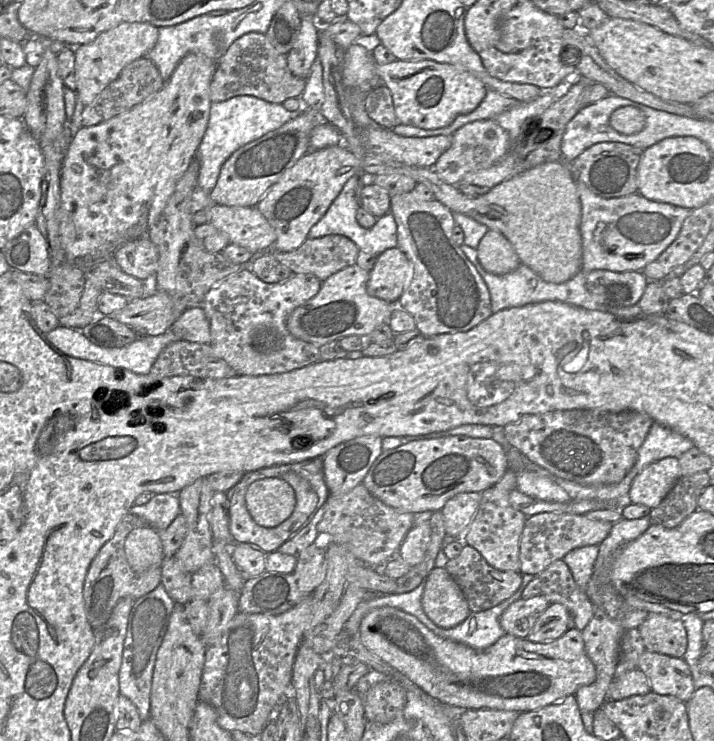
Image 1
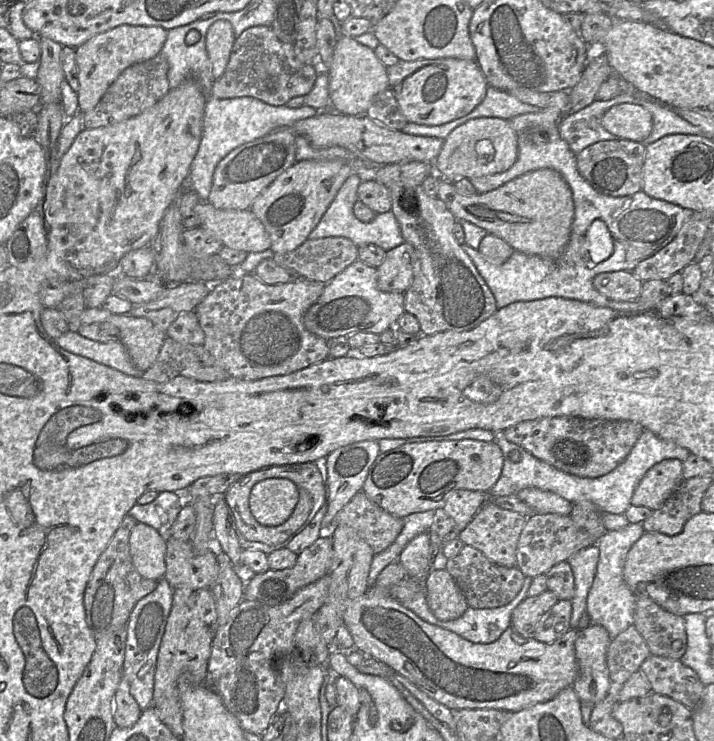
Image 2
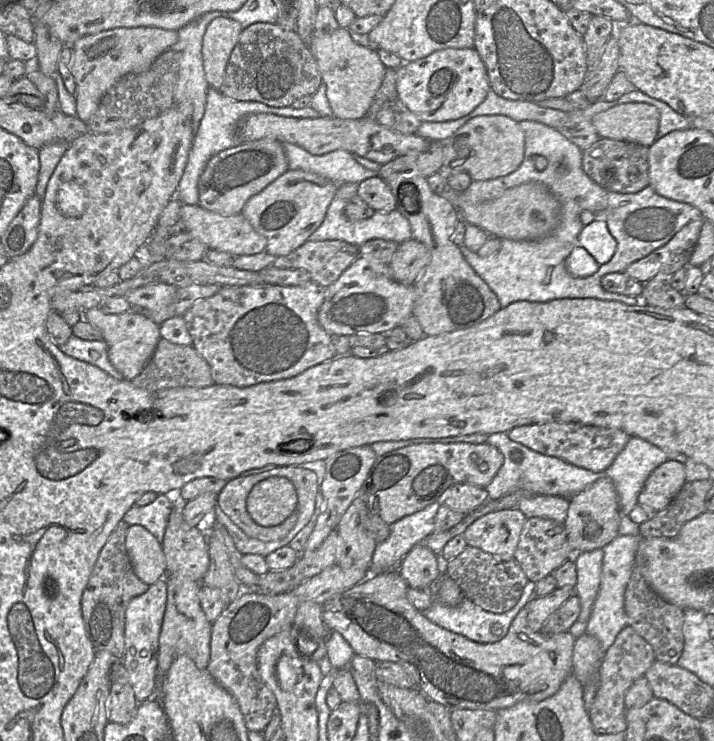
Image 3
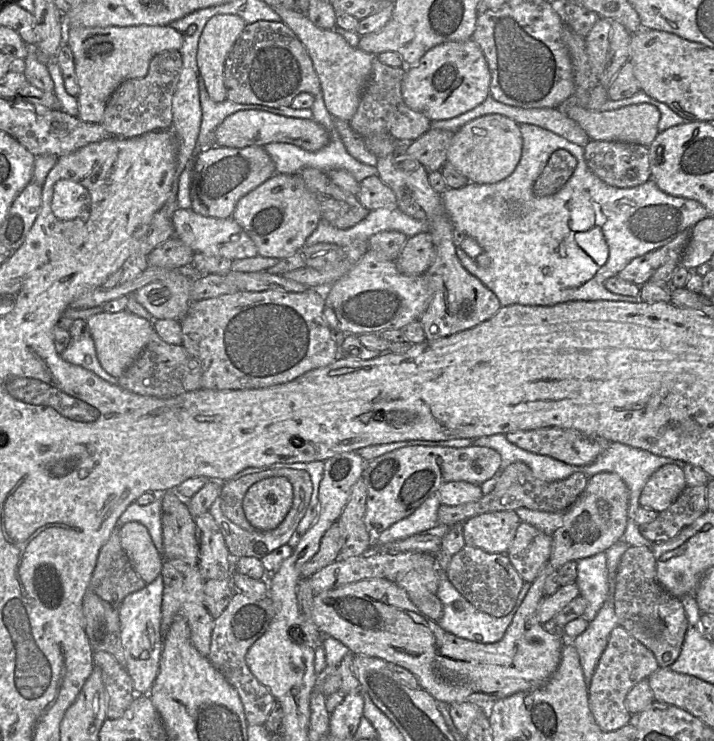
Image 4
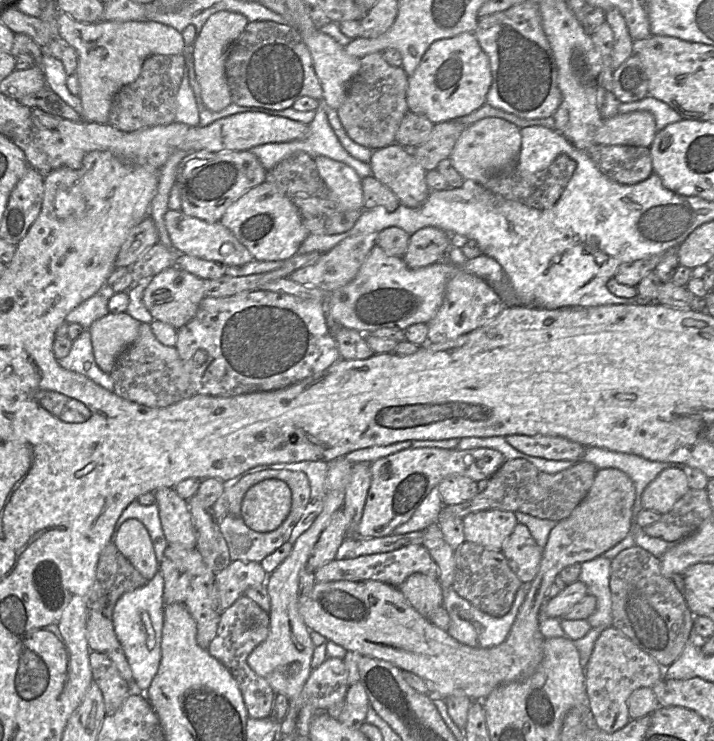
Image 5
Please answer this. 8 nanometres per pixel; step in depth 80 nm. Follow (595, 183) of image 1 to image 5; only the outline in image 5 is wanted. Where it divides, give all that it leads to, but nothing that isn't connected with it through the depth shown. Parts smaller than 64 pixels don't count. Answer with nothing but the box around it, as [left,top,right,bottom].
[588,144,653,184]

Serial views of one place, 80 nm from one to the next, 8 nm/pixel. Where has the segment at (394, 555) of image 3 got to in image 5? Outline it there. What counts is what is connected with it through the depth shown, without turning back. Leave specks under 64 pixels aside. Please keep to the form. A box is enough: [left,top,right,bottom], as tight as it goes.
[391,486,443,535]

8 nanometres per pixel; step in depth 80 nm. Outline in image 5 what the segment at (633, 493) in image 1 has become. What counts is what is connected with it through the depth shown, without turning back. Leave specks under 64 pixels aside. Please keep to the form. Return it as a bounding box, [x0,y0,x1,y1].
[641,469,689,515]

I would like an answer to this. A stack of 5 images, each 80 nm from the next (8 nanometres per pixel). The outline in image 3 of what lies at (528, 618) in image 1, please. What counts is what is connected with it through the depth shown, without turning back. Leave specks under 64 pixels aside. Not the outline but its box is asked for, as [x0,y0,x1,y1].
[524,587,574,632]

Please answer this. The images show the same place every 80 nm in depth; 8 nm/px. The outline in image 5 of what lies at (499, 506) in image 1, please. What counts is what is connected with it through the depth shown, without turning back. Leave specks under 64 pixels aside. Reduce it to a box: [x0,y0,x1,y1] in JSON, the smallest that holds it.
[462,509,518,550]

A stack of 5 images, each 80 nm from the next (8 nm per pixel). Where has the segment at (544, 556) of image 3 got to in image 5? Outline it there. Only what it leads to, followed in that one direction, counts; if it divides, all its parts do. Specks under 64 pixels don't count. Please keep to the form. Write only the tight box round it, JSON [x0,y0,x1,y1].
[501,524,543,584]

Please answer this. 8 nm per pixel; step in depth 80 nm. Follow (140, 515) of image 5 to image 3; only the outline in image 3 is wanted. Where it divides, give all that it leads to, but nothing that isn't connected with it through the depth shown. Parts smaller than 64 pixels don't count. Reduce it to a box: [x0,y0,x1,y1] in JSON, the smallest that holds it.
[122,491,184,544]

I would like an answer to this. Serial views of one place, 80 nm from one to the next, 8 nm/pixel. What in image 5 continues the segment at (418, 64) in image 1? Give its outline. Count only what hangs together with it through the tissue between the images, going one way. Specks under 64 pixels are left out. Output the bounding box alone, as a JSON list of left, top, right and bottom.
[407,32,492,124]

